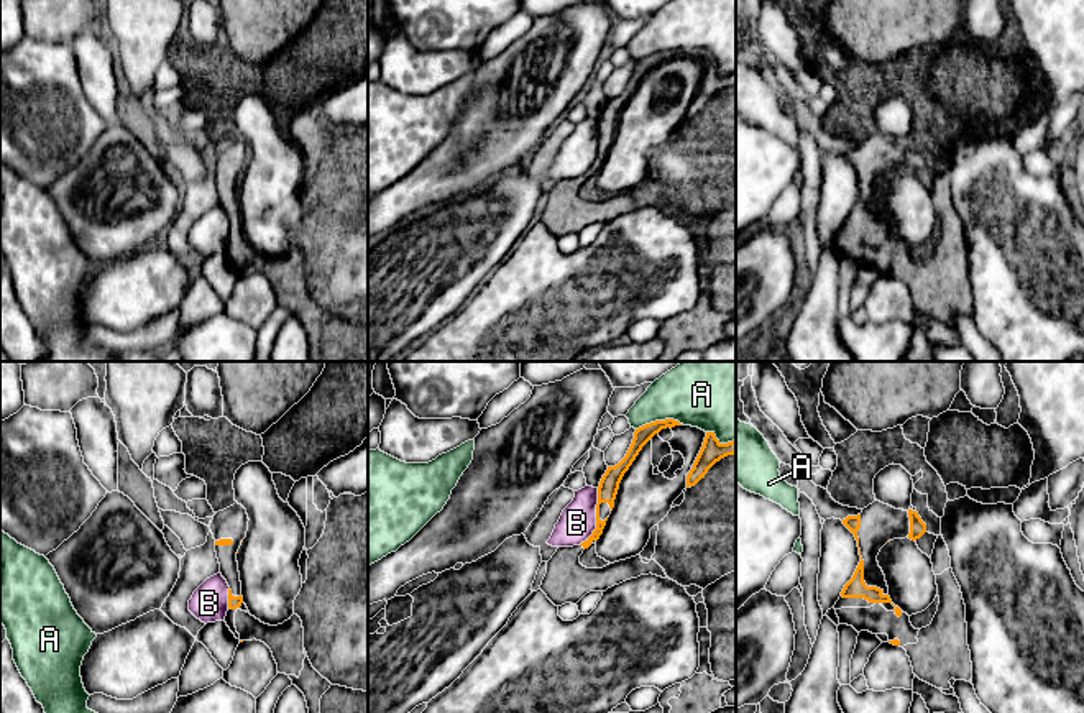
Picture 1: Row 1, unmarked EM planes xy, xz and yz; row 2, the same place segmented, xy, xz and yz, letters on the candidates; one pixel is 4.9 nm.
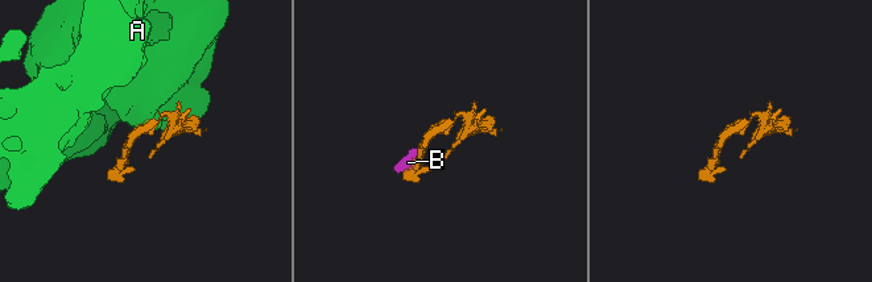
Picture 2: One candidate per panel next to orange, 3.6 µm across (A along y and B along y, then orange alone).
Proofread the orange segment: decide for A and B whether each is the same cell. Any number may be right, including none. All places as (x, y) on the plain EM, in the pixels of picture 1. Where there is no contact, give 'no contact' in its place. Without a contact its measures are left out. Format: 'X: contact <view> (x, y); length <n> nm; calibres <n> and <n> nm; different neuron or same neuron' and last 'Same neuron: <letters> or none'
A: contact xz (657, 53); length 220 nm; calibres 80 and 300 nm; different neuron
B: contact xz (597, 150); length 300 nm; calibres 100 and 180 nm; different neuron
Same neuron: none

